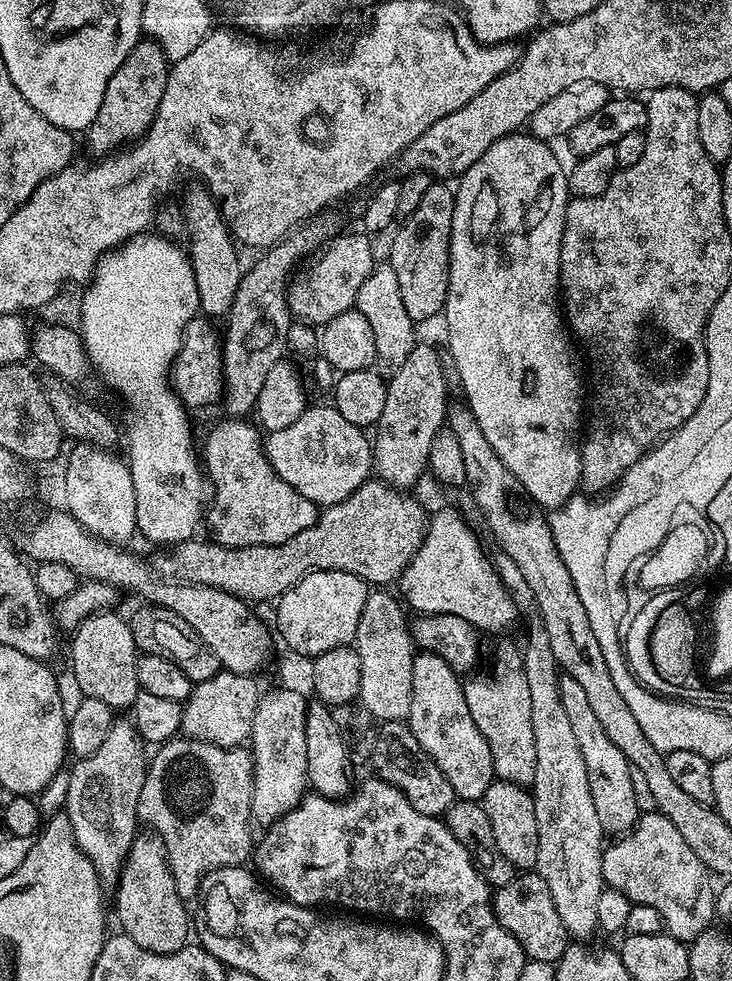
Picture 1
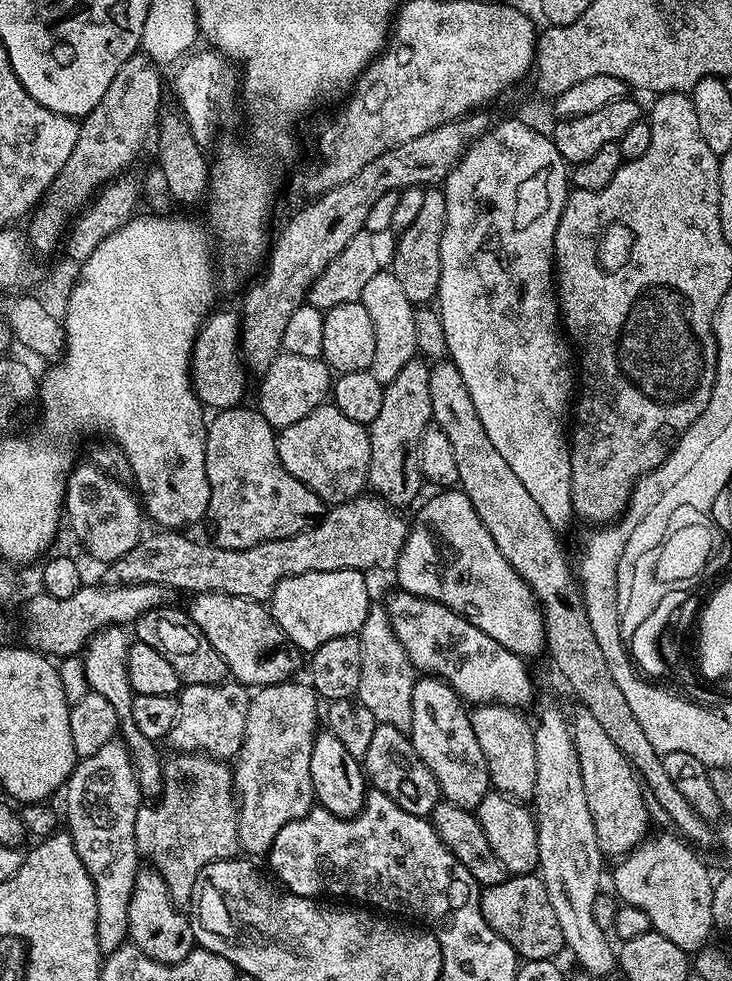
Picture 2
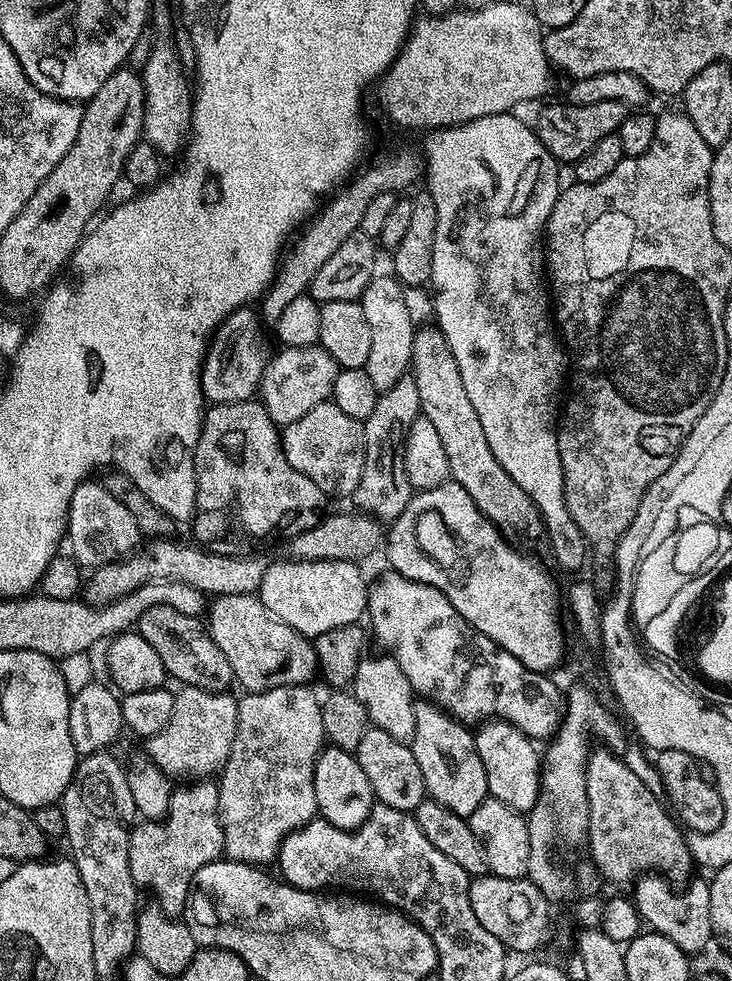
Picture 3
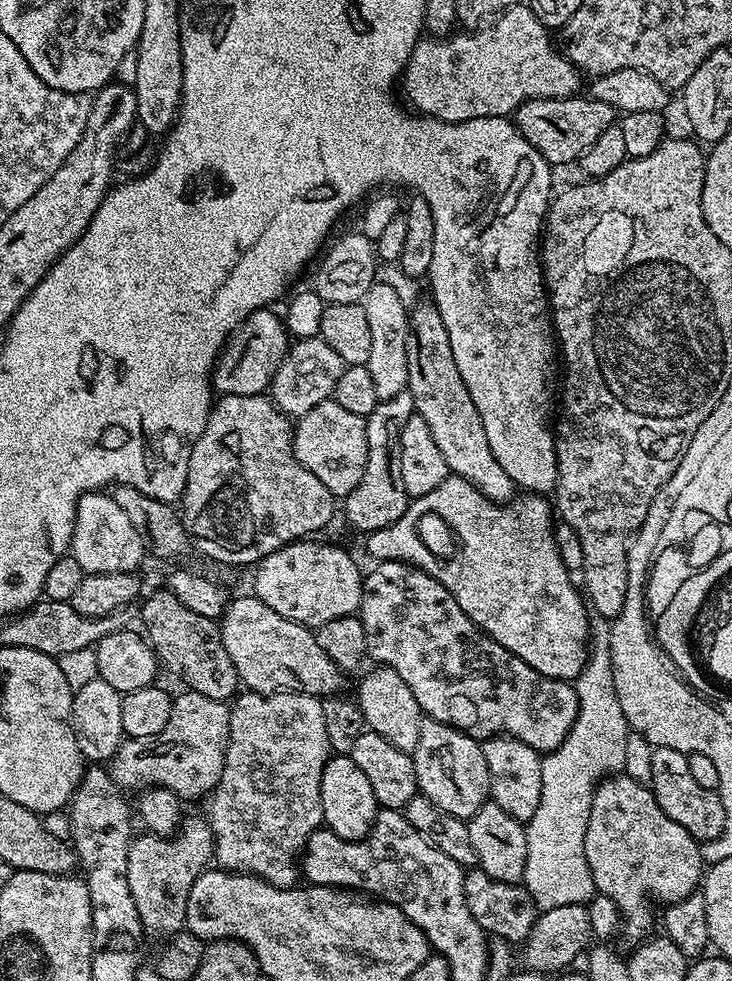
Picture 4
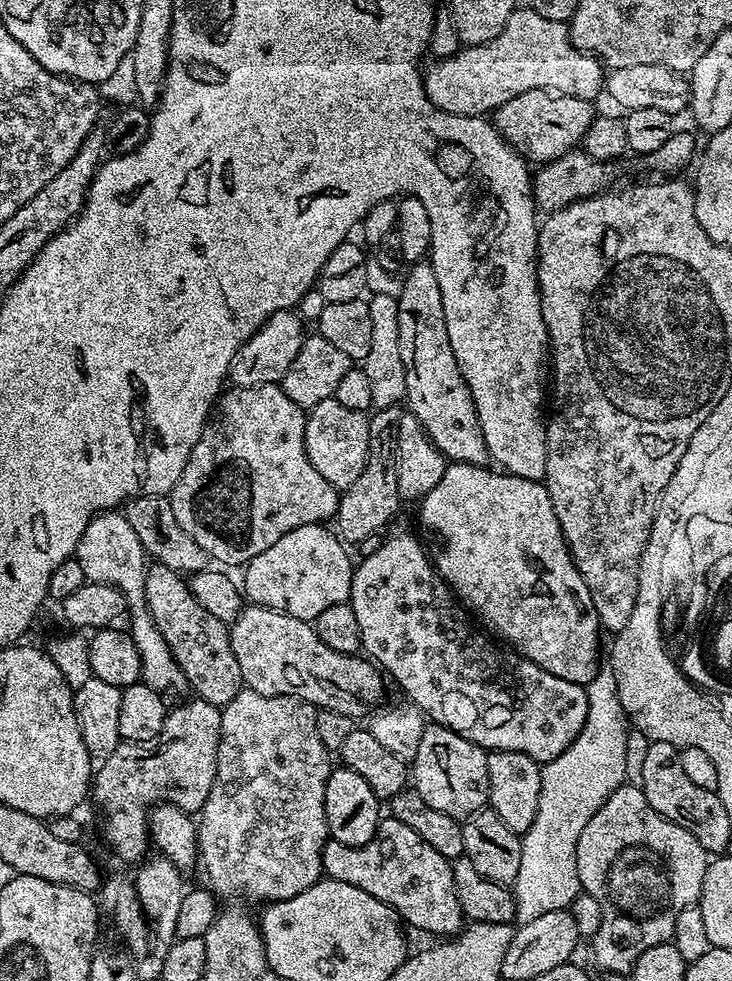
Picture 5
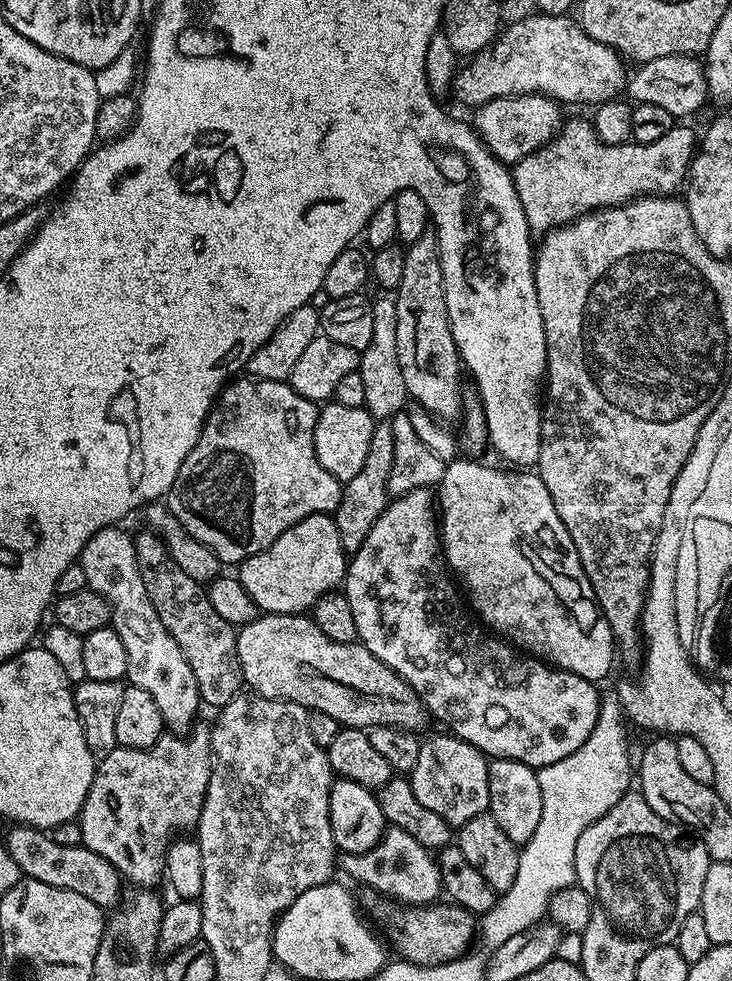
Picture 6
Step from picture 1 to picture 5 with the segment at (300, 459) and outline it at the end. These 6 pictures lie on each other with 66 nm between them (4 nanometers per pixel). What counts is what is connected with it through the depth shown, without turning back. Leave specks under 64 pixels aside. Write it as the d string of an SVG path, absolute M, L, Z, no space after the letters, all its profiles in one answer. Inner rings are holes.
M336 399L318 402L307 413L306 422L306 454L314 470L330 482L337 490L354 486L358 474L366 466L368 447L370 446L369 417L358 410L350 410L342 406Z

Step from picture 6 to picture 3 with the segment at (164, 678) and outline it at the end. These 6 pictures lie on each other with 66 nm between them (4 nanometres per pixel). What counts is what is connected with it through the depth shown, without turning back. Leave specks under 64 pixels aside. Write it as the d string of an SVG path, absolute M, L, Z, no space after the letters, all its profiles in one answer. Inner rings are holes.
M89 478L80 484L74 490L74 494L70 498L70 506L68 507L68 526L66 529L66 544L70 549L70 555L77 564L85 569L91 570L99 568L102 564L109 564L115 560L123 560L141 543L142 535L130 510L126 506L122 506L121 502L113 497L100 482Z

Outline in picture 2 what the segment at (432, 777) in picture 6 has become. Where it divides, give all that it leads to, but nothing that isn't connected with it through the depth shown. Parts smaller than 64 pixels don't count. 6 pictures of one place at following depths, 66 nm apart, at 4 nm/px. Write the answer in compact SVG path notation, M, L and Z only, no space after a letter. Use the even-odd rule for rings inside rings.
M435 674L421 675L414 686L410 739L418 758L434 774L441 797L475 810L490 791L486 758L482 746L478 746L478 738L474 738L472 717L465 701Z

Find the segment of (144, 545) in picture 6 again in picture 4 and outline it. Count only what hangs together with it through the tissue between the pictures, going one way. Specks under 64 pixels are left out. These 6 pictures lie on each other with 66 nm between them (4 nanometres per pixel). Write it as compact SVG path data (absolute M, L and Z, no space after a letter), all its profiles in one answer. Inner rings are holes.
M167 590L154 593L145 602L144 609L140 612L140 620L144 623L144 628L142 627L143 635L152 645L157 661L163 667L165 664L174 675L181 676L184 679L183 687L185 689L198 694L206 694L206 698L214 698L225 702L231 701L237 695L238 689L241 687L238 670L234 670L234 662L230 662L230 654L226 654L226 646L222 646L220 625L217 621L202 618L202 614L194 614L194 610L182 606L182 602L178 602L175 594Z

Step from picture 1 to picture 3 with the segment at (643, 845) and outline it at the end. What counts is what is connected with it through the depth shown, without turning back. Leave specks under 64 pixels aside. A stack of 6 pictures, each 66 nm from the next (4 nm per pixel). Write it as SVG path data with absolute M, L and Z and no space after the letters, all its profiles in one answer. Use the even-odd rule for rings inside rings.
M644 874L635 881L636 889L630 892L630 899L636 905L641 921L651 931L670 938L678 950L689 954L702 951L714 940L710 922L710 883L707 879L696 879L689 879L679 888L659 874Z

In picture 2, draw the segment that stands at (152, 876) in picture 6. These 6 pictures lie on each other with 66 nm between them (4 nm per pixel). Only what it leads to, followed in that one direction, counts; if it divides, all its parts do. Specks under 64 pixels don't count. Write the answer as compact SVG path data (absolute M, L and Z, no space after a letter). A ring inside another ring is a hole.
M235 682L223 684L184 684L178 693L178 718L170 726L166 744L176 752L202 752L215 760L231 761L240 755L246 734L246 714L250 692Z

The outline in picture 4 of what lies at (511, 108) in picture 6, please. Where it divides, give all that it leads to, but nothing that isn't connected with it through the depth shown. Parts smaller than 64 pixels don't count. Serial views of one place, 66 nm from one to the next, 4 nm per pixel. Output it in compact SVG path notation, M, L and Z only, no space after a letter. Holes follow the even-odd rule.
M584 94L549 100L525 100L514 113L516 129L553 166L568 164L571 160L572 163L579 161L580 155L590 146L594 146L594 138L598 138L602 130L613 127L617 120L618 113L615 108Z

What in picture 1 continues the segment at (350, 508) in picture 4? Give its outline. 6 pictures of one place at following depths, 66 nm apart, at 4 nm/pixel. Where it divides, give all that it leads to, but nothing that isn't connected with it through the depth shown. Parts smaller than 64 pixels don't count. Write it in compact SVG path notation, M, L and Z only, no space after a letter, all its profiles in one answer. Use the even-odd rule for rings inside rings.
M417 343L402 366L391 373L387 386L385 409L372 434L372 466L375 475L389 488L412 490L420 475L425 475L430 442L445 427L450 411L444 364L430 345Z

